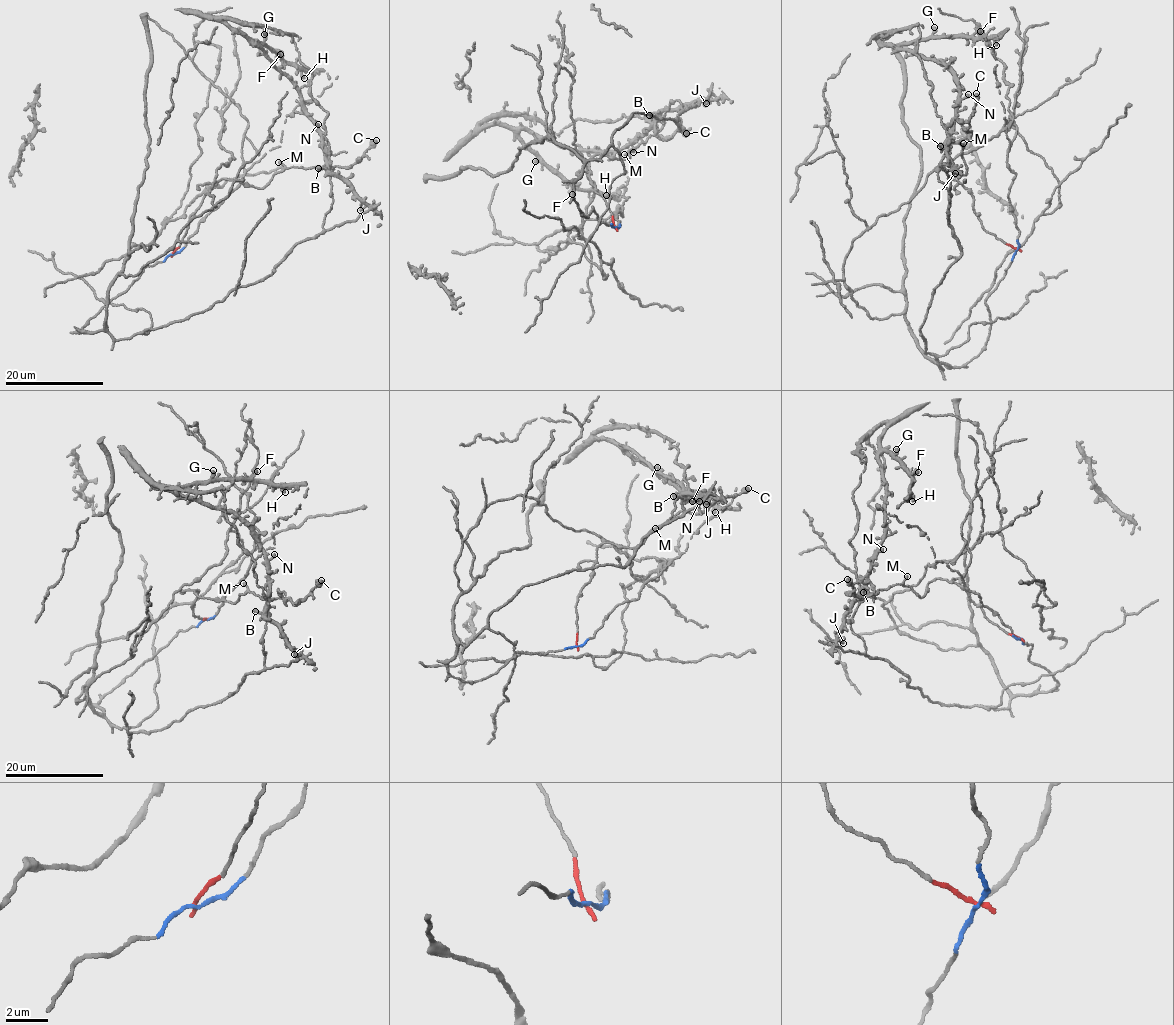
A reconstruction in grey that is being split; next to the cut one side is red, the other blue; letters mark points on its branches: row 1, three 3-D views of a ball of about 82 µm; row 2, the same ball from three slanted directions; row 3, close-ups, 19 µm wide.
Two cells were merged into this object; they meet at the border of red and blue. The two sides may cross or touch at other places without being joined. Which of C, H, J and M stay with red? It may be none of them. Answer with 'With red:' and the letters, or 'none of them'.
With red: C, M

